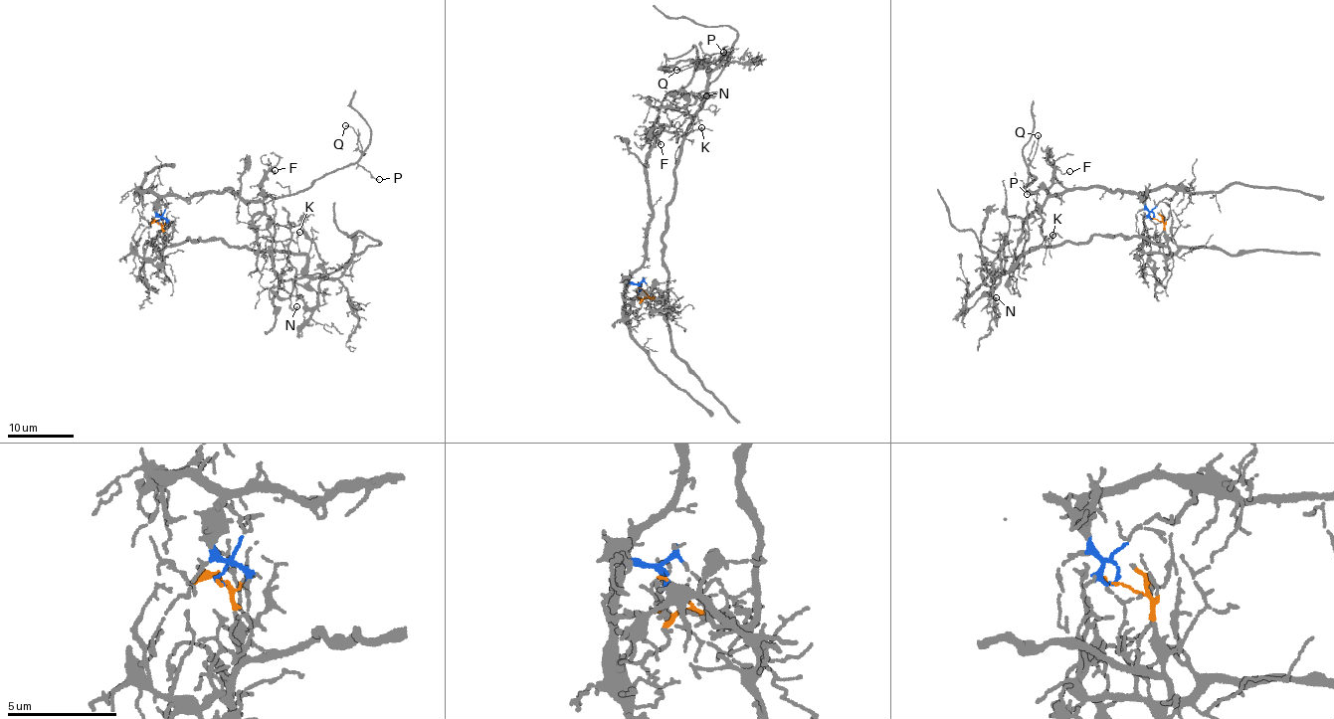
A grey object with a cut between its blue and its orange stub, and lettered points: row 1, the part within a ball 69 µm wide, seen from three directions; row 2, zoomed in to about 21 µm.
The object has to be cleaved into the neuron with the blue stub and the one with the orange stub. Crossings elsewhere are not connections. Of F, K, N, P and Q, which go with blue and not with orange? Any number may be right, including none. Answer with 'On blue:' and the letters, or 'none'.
On blue: F, K, P, Q

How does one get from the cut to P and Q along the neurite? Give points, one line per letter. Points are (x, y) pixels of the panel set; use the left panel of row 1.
P: (159, 224), (157, 202), (169, 195), (230, 189), (248, 200), (280, 199), (355, 163), (379, 180)
Q: (159, 224), (169, 195), (278, 198), (311, 186), (359, 159), (345, 125)

